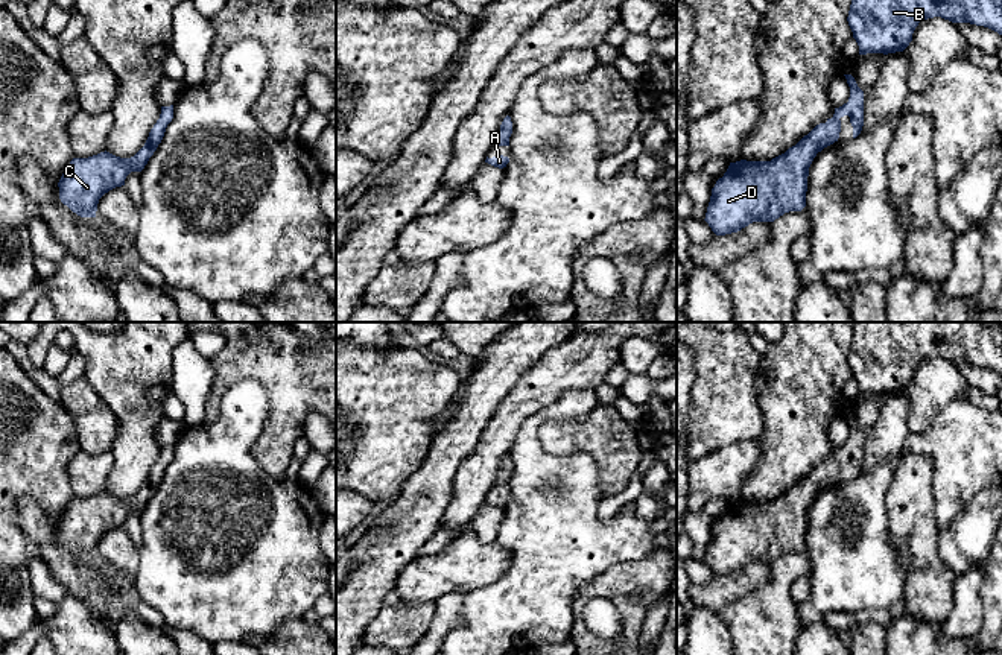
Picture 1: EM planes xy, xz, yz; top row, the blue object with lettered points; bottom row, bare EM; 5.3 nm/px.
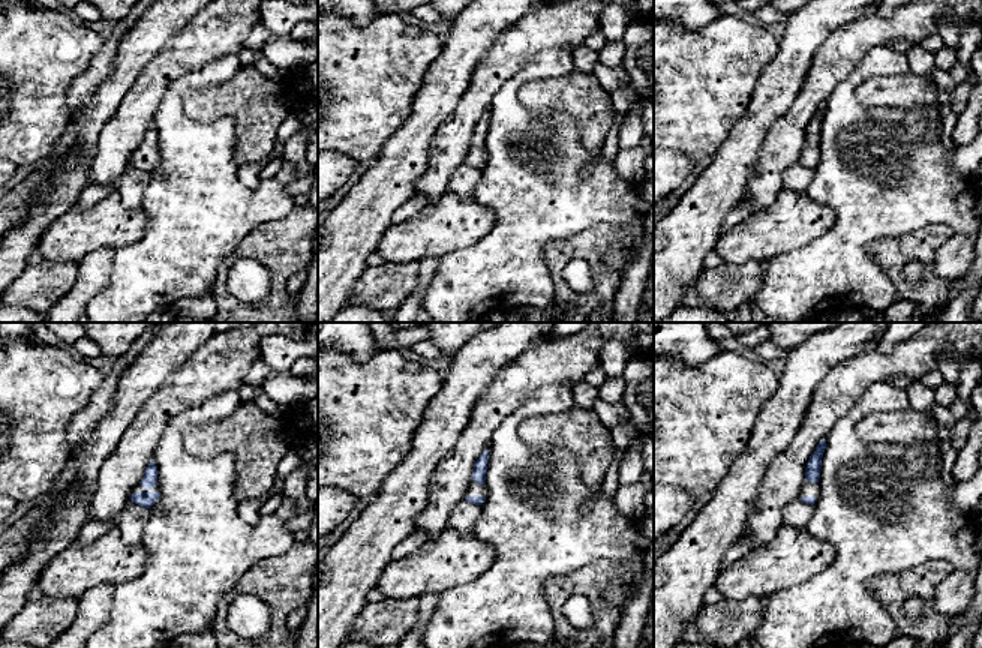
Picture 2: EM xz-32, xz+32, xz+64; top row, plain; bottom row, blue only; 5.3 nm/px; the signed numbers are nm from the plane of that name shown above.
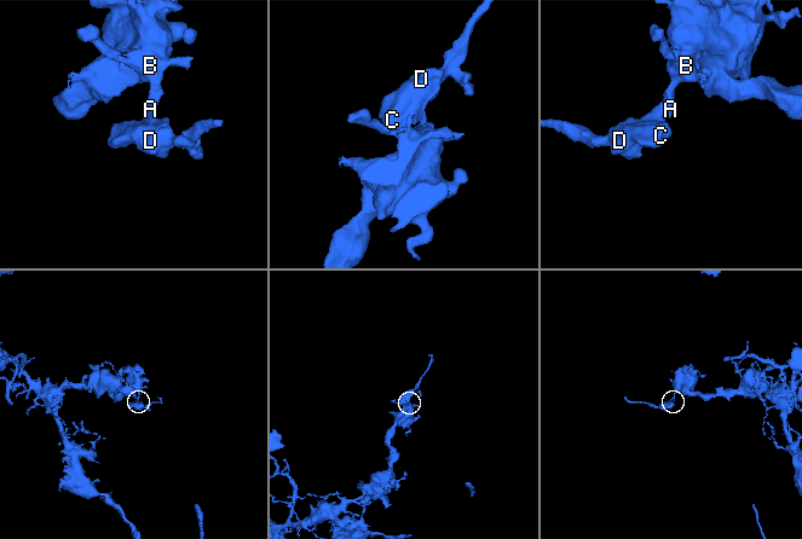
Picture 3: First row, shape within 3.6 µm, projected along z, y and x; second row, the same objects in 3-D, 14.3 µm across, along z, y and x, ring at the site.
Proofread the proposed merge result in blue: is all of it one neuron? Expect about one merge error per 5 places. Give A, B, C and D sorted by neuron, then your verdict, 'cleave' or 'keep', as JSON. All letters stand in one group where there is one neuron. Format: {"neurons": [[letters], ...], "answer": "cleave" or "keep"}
{"neurons": [["A", "B", "C", "D"]], "answer": "keep"}

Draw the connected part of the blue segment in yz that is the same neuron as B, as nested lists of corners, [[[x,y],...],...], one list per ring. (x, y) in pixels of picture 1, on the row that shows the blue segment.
[[[851,0],[848,26],[859,55],[903,52],[920,21],[941,17],[1002,35],[1002,0]]]

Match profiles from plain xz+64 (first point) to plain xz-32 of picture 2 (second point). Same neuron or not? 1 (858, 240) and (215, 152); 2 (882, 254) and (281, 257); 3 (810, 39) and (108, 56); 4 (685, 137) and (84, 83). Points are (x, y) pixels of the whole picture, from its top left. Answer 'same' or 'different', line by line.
1: same
2: same
3: different
4: different

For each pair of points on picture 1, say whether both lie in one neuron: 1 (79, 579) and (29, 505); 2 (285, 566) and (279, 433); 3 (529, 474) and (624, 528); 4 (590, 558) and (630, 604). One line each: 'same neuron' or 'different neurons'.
1: same neuron
2: different neurons
3: same neuron
4: different neurons

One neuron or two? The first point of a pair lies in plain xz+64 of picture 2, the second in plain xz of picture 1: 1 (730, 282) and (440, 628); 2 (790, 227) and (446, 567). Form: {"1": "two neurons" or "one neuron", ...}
{"1": "two neurons", "2": "one neuron"}

